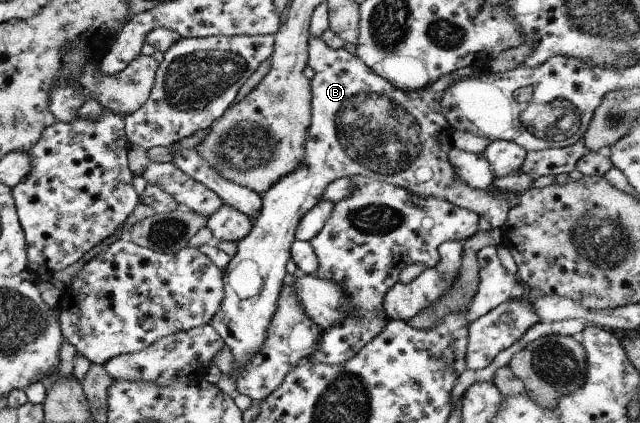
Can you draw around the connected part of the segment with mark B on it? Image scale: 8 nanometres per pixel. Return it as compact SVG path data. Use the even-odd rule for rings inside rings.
M309 34L308 37L308 65L315 71L315 74L310 80L312 89L312 120L311 125L308 129L308 140L306 141L305 148L305 159L301 165L298 165L296 169L289 175L281 178L278 182L275 182L262 196L262 208L259 212L257 219L253 221L253 225L249 235L243 238L241 241L237 242L237 253L231 258L231 261L227 264L227 267L223 269L224 275L224 298L221 300L221 307L219 307L218 312L213 316L210 324L215 328L215 331L222 337L225 345L228 346L230 352L234 355L234 369L230 376L224 376L221 378L216 386L226 394L234 395L236 393L236 377L238 373L248 364L248 361L262 348L266 338L266 329L268 328L269 322L272 320L273 312L276 308L276 303L279 297L279 292L283 287L285 281L288 280L289 274L285 271L285 264L288 259L291 259L290 254L291 244L300 236L301 229L310 215L311 209L317 202L321 201L324 197L326 187L336 179L339 178L352 178L353 176L363 176L368 177L380 182L385 182L397 187L402 187L403 189L408 189L410 192L417 194L421 197L436 197L450 204L456 205L460 208L468 209L469 211L475 212L480 218L485 217L489 221L489 225L492 225L492 229L501 229L504 226L505 221L507 221L508 211L518 204L518 199L506 200L505 198L498 198L492 193L491 185L489 188L477 189L472 188L468 183L465 183L458 175L454 172L451 162L448 160L448 153L450 148L453 147L452 132L453 129L450 127L449 122L445 119L443 112L441 110L441 101L444 96L444 91L455 81L461 78L475 78L479 77L479 71L475 67L463 68L454 71L452 74L447 74L441 76L433 85L429 85L424 90L417 90L414 92L407 93L405 90L397 89L394 85L391 85L386 79L383 79L379 74L376 74L372 69L369 69L367 65L361 61L350 49L346 46L339 49L333 49L329 47L320 37Z

